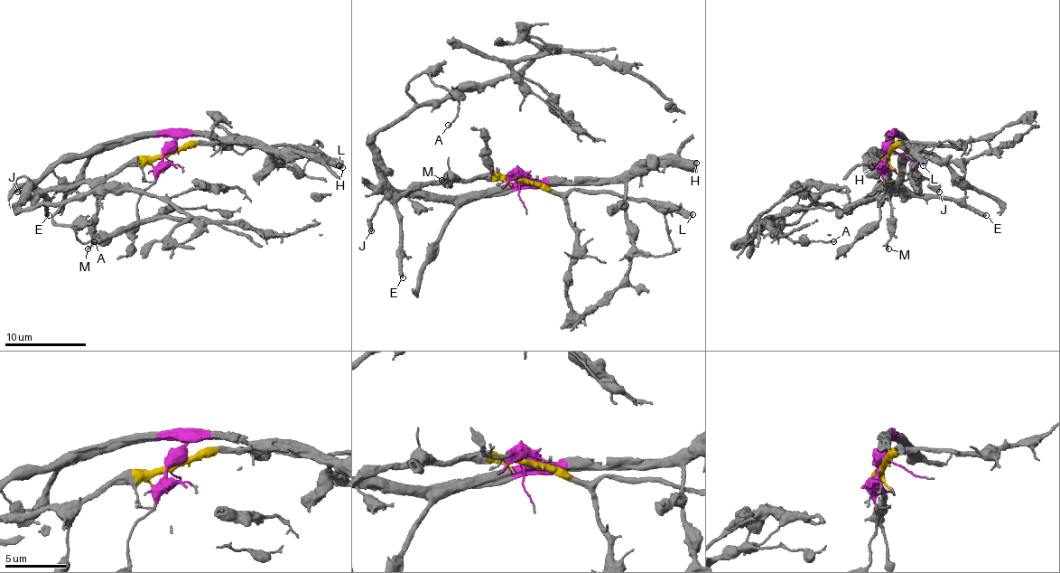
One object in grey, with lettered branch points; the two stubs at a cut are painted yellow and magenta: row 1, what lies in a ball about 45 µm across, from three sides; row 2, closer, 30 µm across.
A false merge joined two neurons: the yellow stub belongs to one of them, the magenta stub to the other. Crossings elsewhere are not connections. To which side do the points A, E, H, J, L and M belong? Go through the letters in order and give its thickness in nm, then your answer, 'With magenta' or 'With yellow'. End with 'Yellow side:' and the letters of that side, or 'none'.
A: Thickness 140 nm. With magenta
E: Thickness 340 nm. With yellow
H: Thickness 600 nm. With magenta
J: Thickness 420 nm. With magenta
L: Thickness 440 nm. With yellow
M: Thickness 200 nm. With yellow
Yellow side: E, L, M

